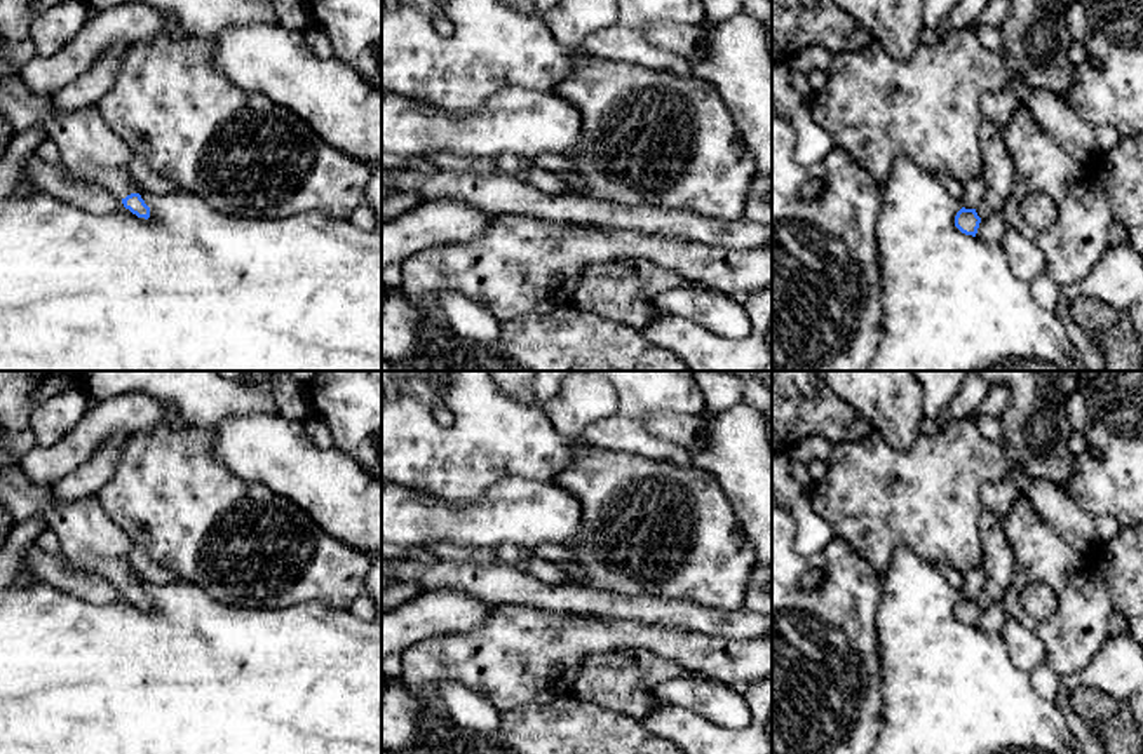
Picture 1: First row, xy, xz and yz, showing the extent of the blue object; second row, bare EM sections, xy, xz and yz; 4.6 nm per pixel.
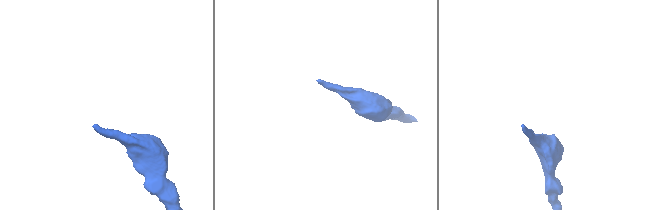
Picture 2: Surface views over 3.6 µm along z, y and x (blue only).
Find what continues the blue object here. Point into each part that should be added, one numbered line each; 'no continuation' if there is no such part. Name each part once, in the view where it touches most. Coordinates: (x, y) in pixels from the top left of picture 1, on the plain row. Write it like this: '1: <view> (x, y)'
1: xy (87, 535)

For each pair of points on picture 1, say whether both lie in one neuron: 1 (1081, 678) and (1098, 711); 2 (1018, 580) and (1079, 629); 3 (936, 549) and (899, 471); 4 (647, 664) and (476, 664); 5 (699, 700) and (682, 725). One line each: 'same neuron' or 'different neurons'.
1: different neurons
2: same neuron
3: same neuron
4: different neurons
5: different neurons

